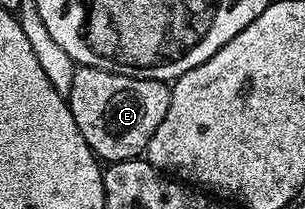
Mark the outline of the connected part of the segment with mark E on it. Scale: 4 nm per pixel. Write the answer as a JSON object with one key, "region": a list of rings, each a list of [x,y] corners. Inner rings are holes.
{"region":[[[77,67],[66,94],[68,109],[92,151],[104,162],[143,157],[148,143],[170,110],[172,89],[165,81],[130,78],[97,68]]]}

